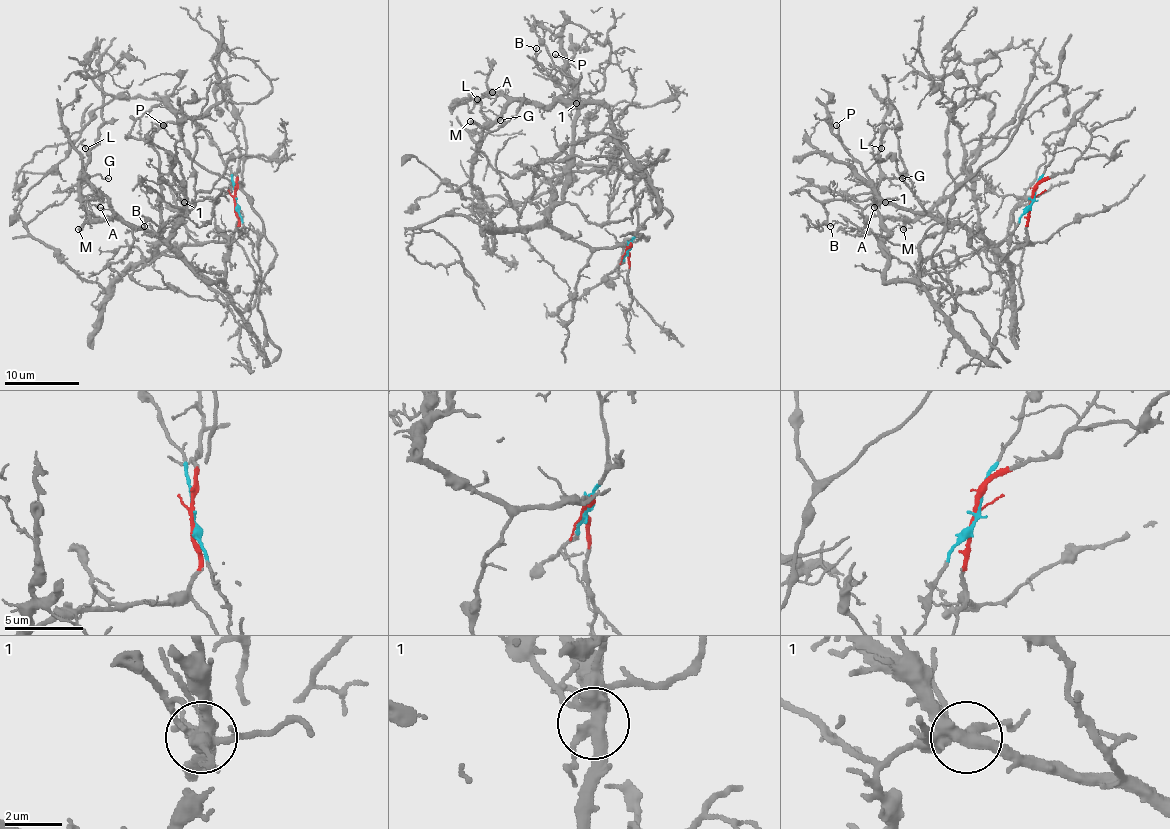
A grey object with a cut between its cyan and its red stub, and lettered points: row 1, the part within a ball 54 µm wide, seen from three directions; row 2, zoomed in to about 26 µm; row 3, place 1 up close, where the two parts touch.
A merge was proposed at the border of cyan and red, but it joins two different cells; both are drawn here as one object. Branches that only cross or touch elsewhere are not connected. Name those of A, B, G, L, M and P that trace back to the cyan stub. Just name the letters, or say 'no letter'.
A, B, G, L, M

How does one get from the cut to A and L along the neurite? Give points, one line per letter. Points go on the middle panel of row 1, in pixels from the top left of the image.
A: (627, 250), (658, 205), (643, 177), (621, 168), (612, 113), (600, 104), (492, 93)
L: (627, 250), (658, 205), (642, 175), (621, 168), (612, 113), (595, 104), (477, 98)

